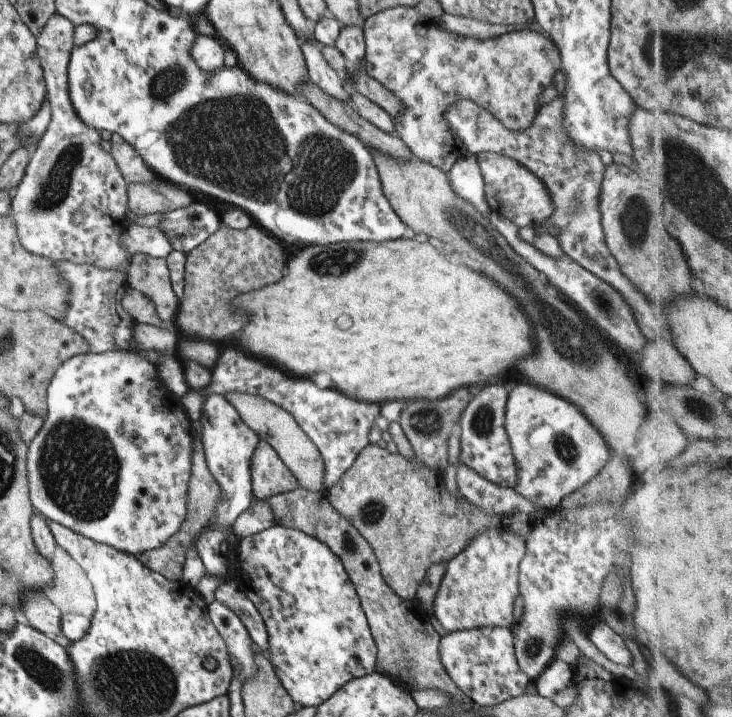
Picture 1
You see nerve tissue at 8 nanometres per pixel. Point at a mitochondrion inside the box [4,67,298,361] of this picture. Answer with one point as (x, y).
(54, 189)

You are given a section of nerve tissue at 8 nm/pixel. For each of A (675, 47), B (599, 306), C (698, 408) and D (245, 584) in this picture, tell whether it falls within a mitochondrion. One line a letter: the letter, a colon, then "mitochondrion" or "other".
A: mitochondrion
B: mitochondrion
C: mitochondrion
D: other

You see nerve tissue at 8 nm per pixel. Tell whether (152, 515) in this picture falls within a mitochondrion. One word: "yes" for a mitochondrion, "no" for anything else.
no

